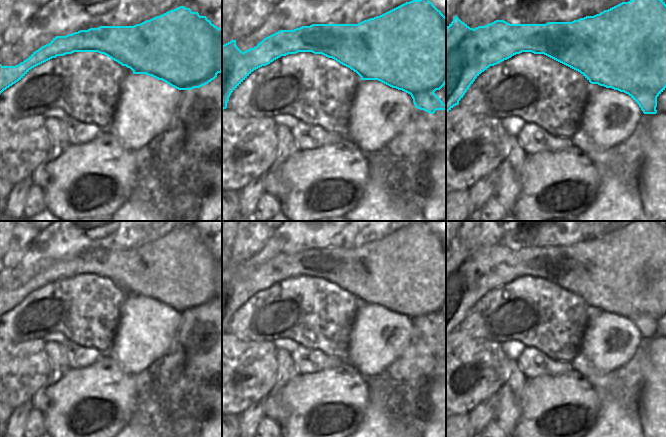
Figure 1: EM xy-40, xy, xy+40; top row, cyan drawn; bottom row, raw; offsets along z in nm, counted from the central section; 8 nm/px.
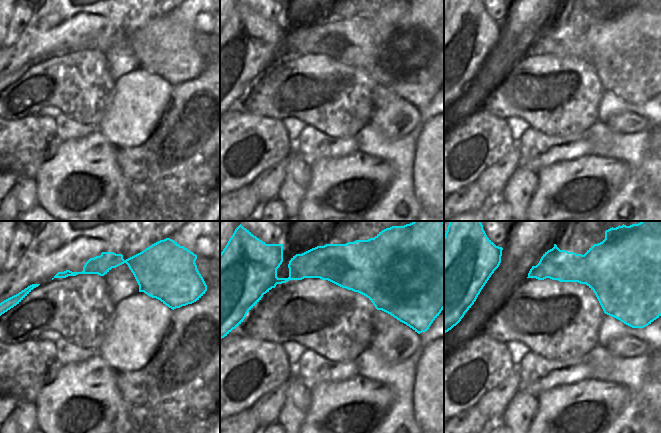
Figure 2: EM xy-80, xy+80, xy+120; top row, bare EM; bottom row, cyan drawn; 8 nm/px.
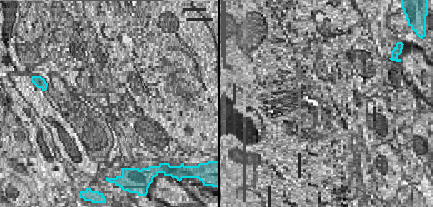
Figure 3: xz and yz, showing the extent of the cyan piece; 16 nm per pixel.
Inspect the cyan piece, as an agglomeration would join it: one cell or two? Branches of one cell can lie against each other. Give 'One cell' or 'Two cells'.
Two cells.

